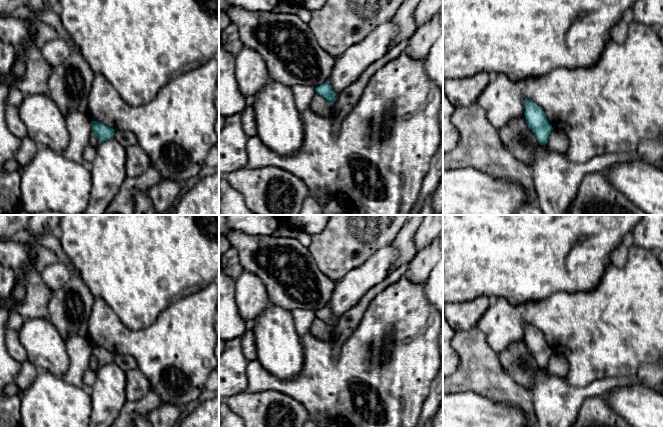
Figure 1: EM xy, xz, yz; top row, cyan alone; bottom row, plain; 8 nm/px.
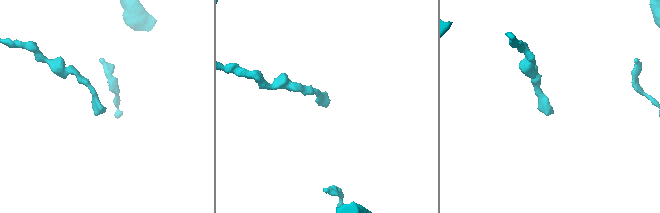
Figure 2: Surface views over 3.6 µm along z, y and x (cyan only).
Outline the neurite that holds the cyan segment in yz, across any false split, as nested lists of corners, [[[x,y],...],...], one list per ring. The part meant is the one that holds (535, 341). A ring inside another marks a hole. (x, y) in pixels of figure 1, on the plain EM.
[[[530,323],[524,324],[524,340],[529,352],[532,354],[540,369],[546,369],[553,354],[540,330]]]

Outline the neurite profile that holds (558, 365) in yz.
[[[553,352],[549,359],[547,369],[550,373],[563,379],[568,373],[569,364],[564,355]]]

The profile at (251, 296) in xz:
[[[245,270],[235,280],[235,301],[244,322],[256,318],[270,305],[264,283],[255,274]]]

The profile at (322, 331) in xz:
[[[318,318],[313,321],[310,332],[317,339],[330,342],[333,342],[336,336],[330,326]]]

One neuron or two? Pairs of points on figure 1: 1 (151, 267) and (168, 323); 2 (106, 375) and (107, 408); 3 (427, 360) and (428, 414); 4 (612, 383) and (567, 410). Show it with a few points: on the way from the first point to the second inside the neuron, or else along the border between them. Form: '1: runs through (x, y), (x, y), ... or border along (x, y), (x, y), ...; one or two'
1: border along (184, 296), (169, 304), (148, 326); two
2: runs through (107, 383), (107, 400); one
3: border along (432, 381), (419, 416); two
4: runs through (601, 386), (585, 392), (578, 399); one

